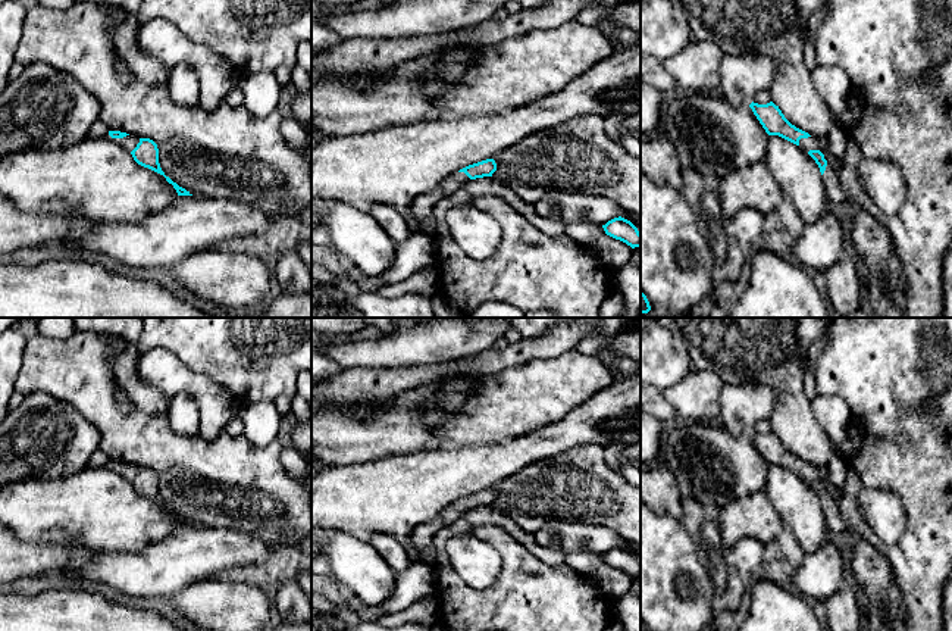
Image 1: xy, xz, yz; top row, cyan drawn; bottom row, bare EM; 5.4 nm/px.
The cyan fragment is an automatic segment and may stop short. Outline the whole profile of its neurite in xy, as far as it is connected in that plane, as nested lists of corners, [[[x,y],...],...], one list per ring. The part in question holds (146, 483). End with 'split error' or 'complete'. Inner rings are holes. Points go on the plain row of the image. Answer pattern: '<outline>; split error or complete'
[[[109,460],[107,466],[122,478],[128,480],[138,494],[163,505],[166,510],[173,515],[178,525],[192,525],[190,521],[179,516],[169,506],[165,505],[159,493],[159,478],[153,469],[140,468],[137,465],[129,465],[120,460]]]; split error

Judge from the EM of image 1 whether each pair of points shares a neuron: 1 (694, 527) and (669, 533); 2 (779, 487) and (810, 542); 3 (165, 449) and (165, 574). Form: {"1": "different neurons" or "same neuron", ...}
{"1": "different neurons", "2": "same neuron", "3": "different neurons"}

